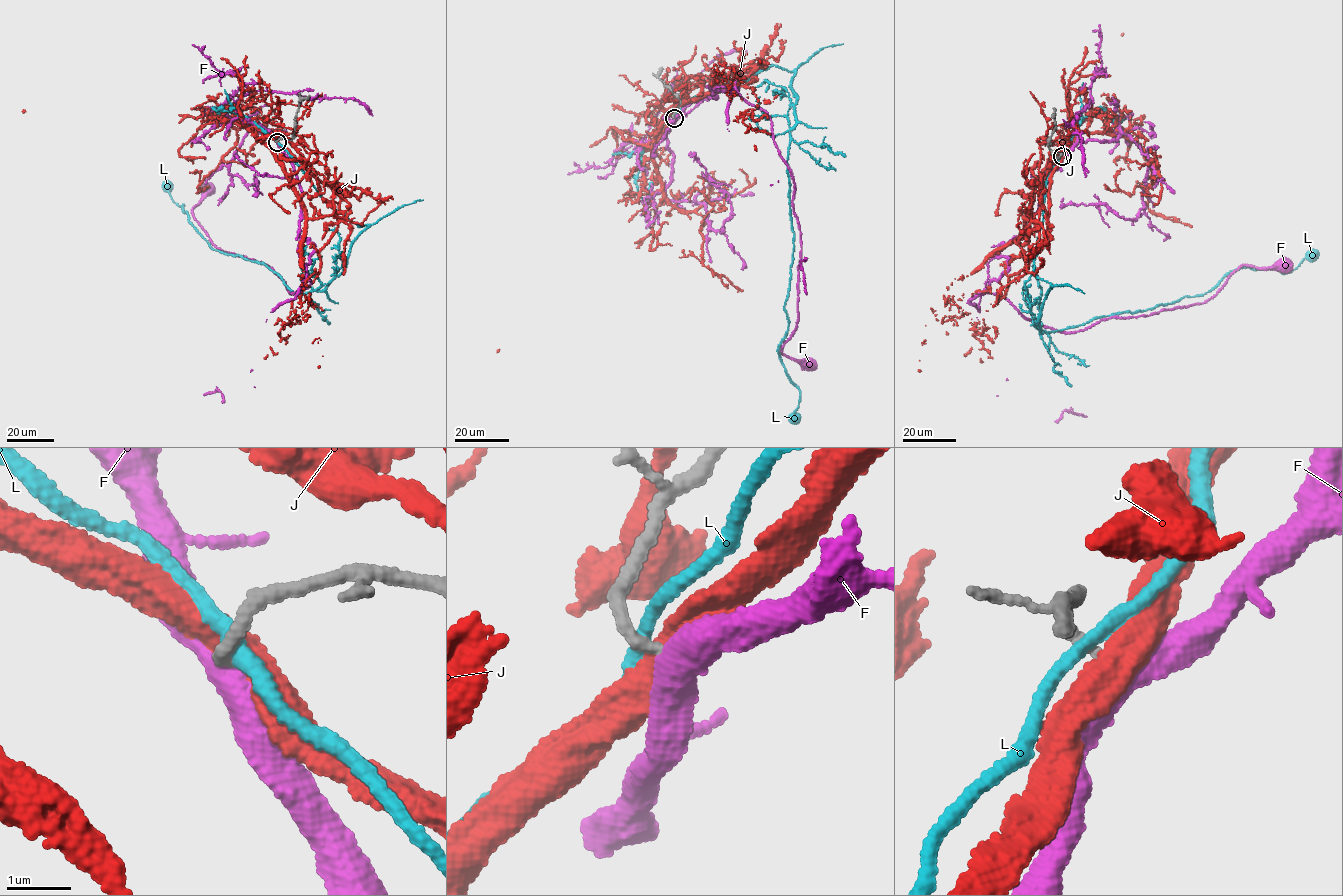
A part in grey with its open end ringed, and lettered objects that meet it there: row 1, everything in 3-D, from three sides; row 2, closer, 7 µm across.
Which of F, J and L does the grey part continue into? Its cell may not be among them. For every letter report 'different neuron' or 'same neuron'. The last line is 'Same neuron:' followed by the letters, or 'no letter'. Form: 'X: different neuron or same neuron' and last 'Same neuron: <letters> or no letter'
F: same neuron
J: different neuron
L: different neuron
Same neuron: F

